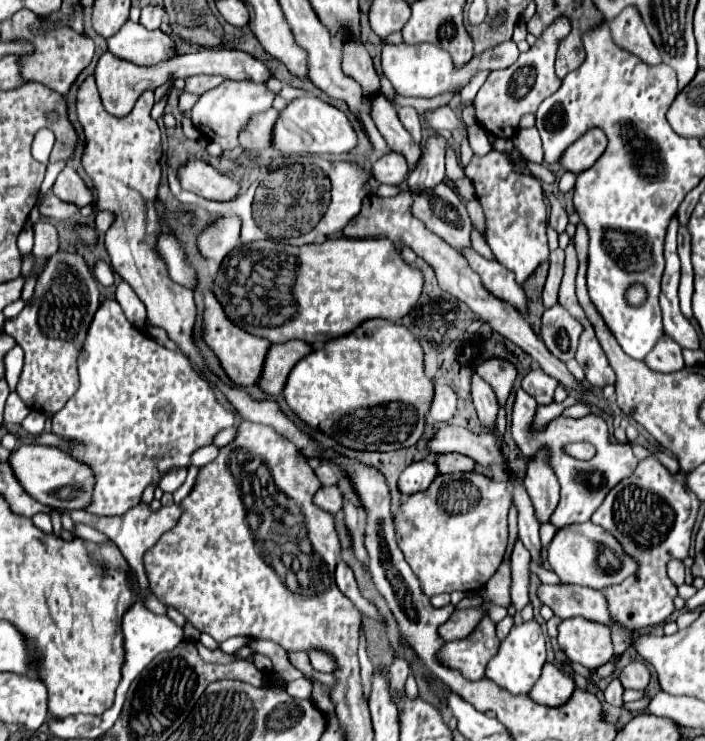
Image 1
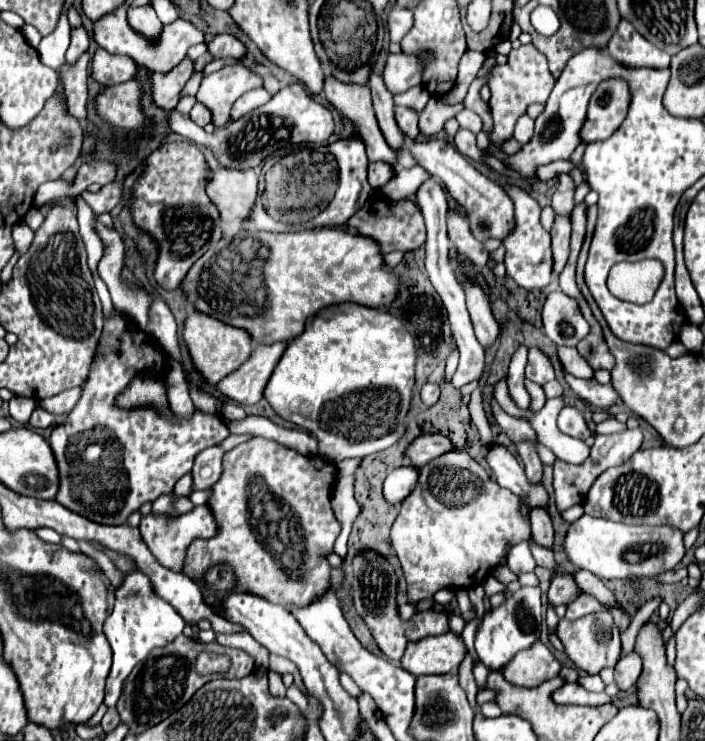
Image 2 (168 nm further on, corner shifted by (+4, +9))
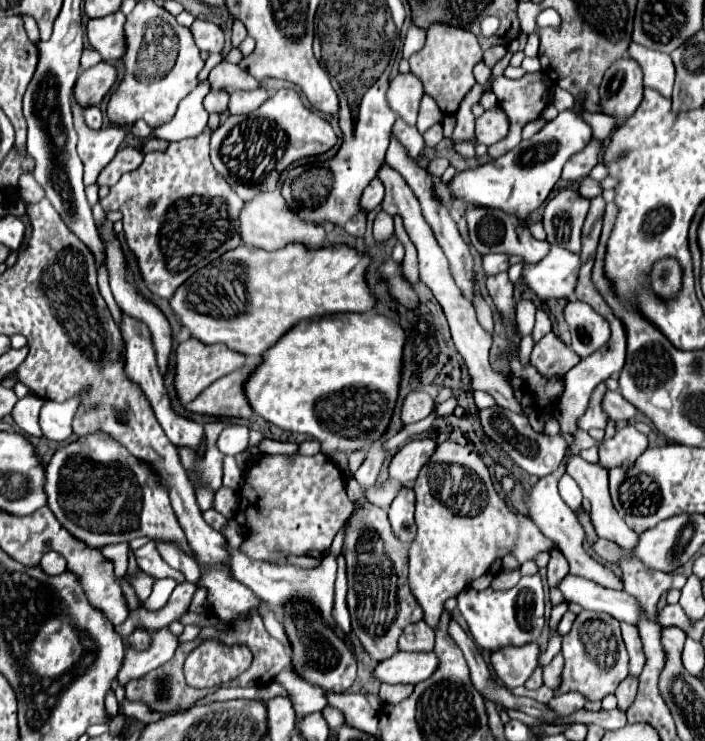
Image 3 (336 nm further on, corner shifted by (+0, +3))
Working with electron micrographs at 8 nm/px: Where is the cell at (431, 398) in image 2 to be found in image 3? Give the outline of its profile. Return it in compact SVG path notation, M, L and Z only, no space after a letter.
M409 392L401 406L401 422L407 426L427 418L433 410L433 398L427 392Z

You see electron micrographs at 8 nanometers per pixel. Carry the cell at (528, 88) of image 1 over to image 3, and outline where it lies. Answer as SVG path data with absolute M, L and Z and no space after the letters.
M507 47L503 59L492 68L492 92L495 92L495 96L497 96L497 100L499 100L499 106L507 112L509 122L511 122L511 128L509 128L507 138L503 138L501 142L489 146L489 156L491 156L491 158L499 158L499 156L507 154L511 148L515 148L515 146L521 142L521 130L523 130L523 126L525 126L527 122L539 118L541 112L543 112L543 108L549 104L549 90L551 90L551 84L547 84L547 82L543 80L543 74L541 74L541 72L527 74L527 76L523 76L521 80L505 78L504 70L508 67L513 54L514 53Z

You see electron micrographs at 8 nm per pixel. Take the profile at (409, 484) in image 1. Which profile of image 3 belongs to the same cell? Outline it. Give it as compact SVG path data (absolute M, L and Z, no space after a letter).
M403 488L397 498L393 500L389 508L389 522L403 544L411 544L413 538L417 536L417 524L413 520L413 510L415 510L415 496L411 488Z

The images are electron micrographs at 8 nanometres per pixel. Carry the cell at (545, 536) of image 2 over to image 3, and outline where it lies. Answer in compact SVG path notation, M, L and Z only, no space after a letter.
M551 550L551 560L547 566L547 580L551 588L557 588L561 584L561 578L565 578L569 574L569 564L565 560L565 556L559 550Z

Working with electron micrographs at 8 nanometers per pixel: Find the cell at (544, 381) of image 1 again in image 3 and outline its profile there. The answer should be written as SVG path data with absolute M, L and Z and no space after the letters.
M555 332L545 334L531 352L531 362L537 366L537 370L545 376L565 374L569 372L581 358L573 352L569 344L565 344Z

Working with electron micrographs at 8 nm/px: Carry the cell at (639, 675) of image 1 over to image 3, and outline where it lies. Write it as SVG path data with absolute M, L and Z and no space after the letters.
M627 676L627 678L617 686L615 698L617 698L617 708L619 708L619 710L627 710L627 708L633 704L635 694L637 694L637 684L639 684L637 678Z

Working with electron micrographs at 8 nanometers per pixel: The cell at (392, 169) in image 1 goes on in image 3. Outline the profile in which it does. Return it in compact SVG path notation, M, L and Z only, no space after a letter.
M373 178L373 182L363 190L359 206L361 206L361 210L365 210L369 214L381 204L381 200L383 200L383 184L379 178Z

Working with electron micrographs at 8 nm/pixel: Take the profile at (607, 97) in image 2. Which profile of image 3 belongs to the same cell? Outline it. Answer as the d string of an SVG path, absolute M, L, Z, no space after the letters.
M619 58L605 72L599 94L603 112L623 124L643 100L641 66L633 58Z

